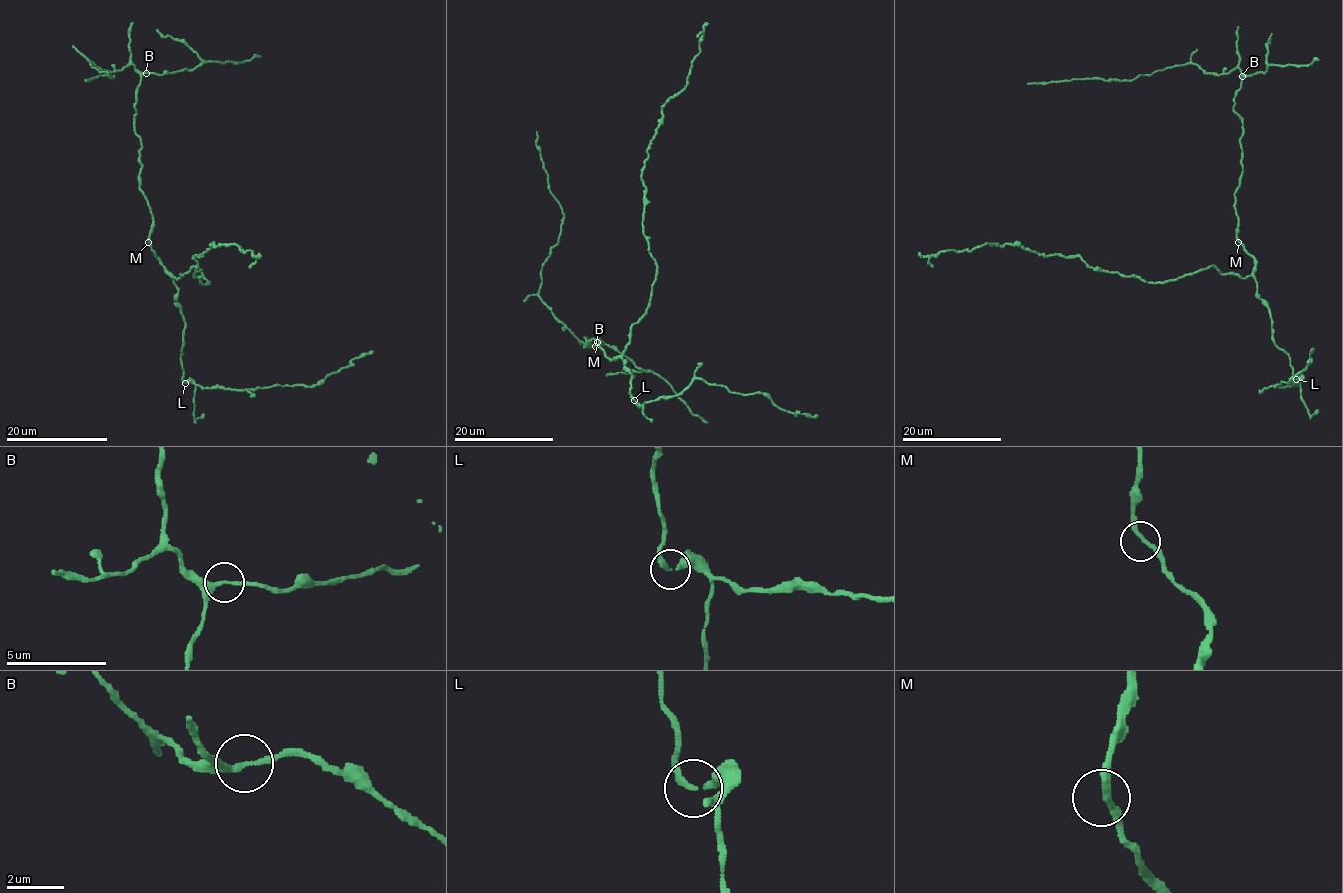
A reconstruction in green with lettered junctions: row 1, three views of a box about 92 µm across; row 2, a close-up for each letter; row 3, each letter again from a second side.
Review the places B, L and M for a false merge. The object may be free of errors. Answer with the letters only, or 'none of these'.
none of these

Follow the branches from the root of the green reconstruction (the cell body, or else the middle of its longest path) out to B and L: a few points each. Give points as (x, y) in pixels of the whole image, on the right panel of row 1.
B: (1238, 241), (1234, 194), (1242, 174), (1242, 118), (1233, 106), (1242, 76)
L: (1238, 241), (1254, 259), (1257, 295), (1268, 309), (1273, 341), (1288, 355), (1295, 380)

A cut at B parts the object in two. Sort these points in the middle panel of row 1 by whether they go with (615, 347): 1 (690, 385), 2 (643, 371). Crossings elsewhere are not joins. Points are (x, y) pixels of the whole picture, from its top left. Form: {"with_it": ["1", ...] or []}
{"with_it": ["2"]}

